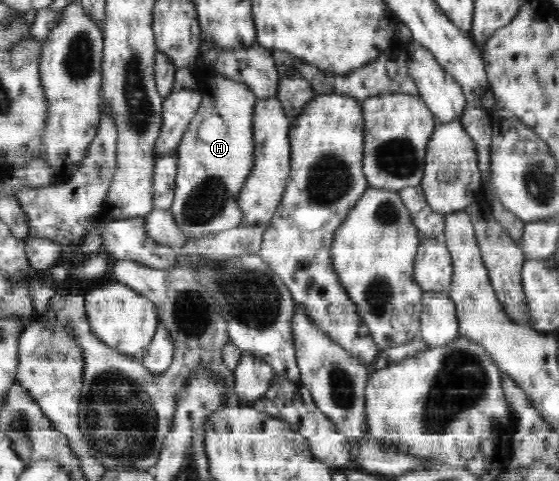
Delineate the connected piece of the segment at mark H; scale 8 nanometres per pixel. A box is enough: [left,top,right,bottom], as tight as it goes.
[169,75,257,241]

